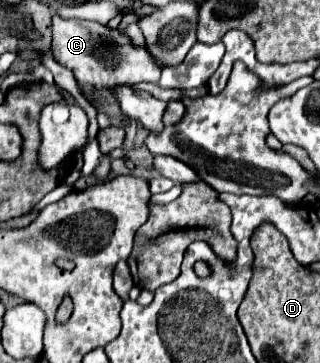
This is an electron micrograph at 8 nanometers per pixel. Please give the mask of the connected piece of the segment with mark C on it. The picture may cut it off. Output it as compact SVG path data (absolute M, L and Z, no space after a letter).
M52 16L52 54L58 64L72 70L78 84L92 86L96 90L106 90L116 84L138 84L138 82L158 82L160 66L150 56L146 48L132 44L126 32L112 30L104 24L78 20L78 18L60 18Z

